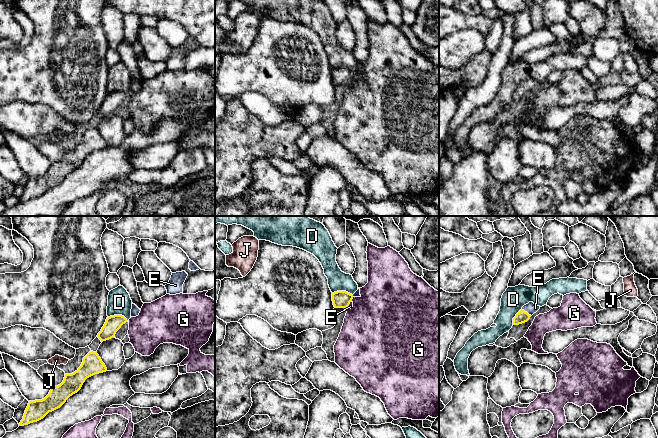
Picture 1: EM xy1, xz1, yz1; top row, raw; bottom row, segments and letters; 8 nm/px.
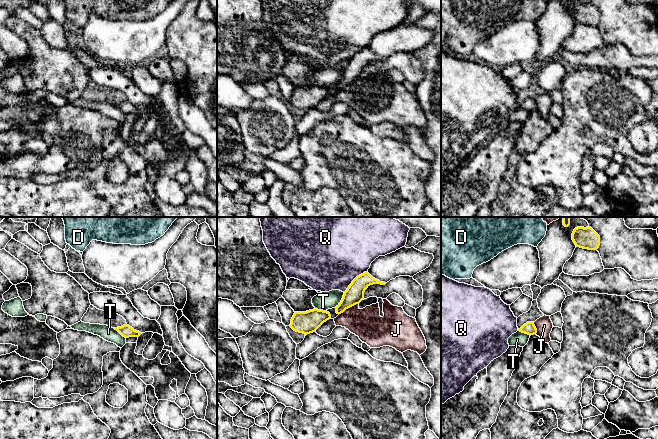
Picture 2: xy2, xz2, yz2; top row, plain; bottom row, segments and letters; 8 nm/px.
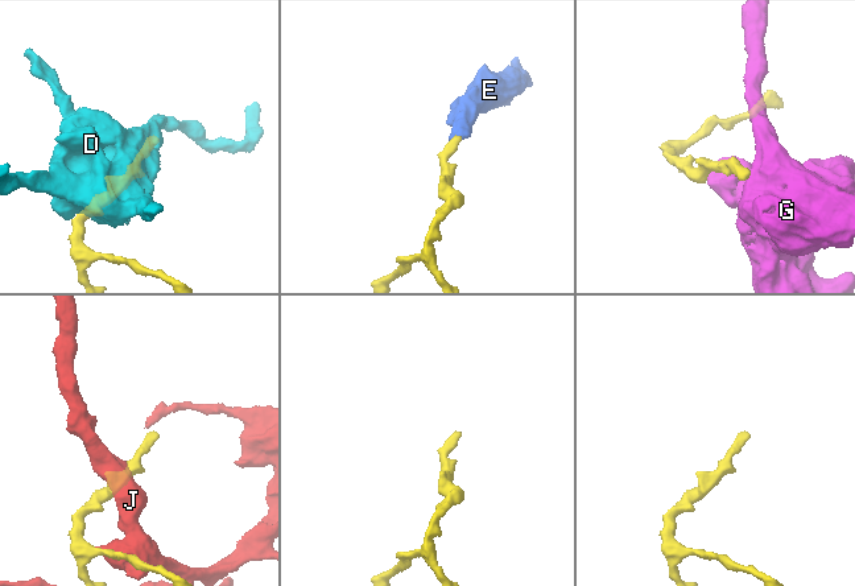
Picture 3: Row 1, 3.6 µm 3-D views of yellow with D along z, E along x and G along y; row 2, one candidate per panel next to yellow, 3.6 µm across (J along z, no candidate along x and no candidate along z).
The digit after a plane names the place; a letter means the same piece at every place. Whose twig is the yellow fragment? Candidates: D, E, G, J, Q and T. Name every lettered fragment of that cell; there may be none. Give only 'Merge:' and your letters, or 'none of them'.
Merge: E

